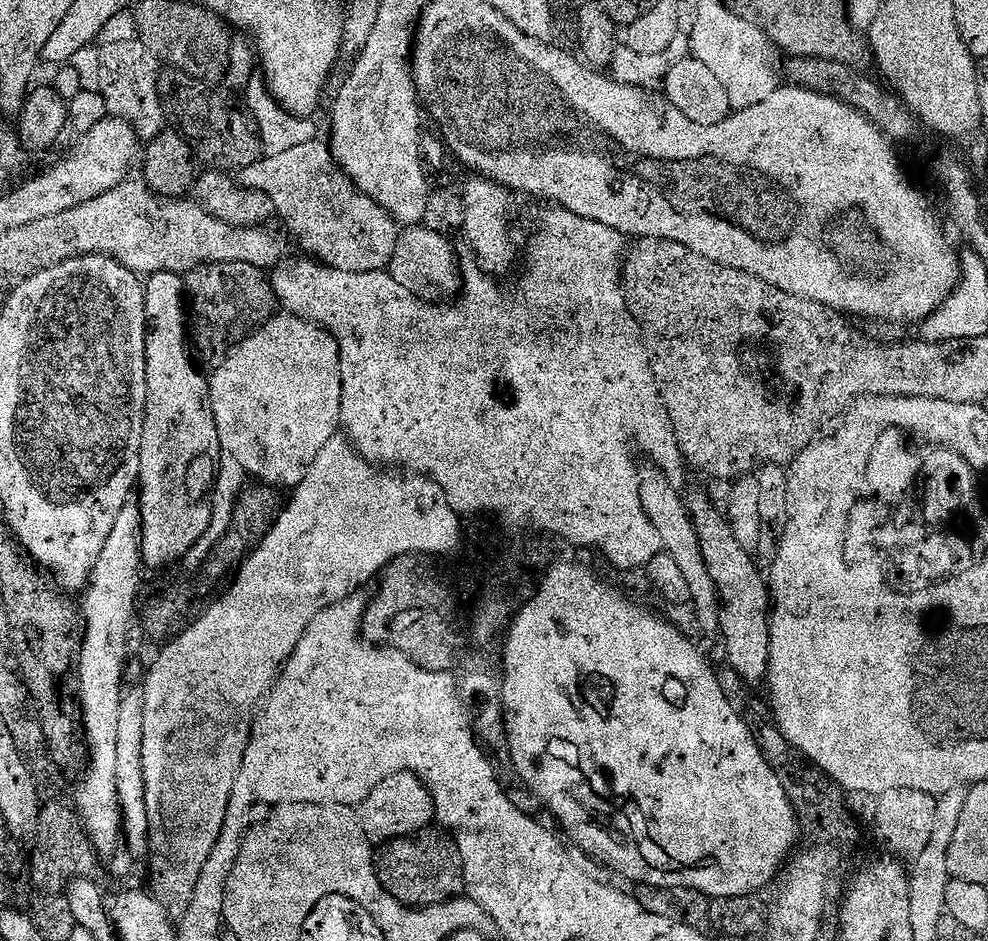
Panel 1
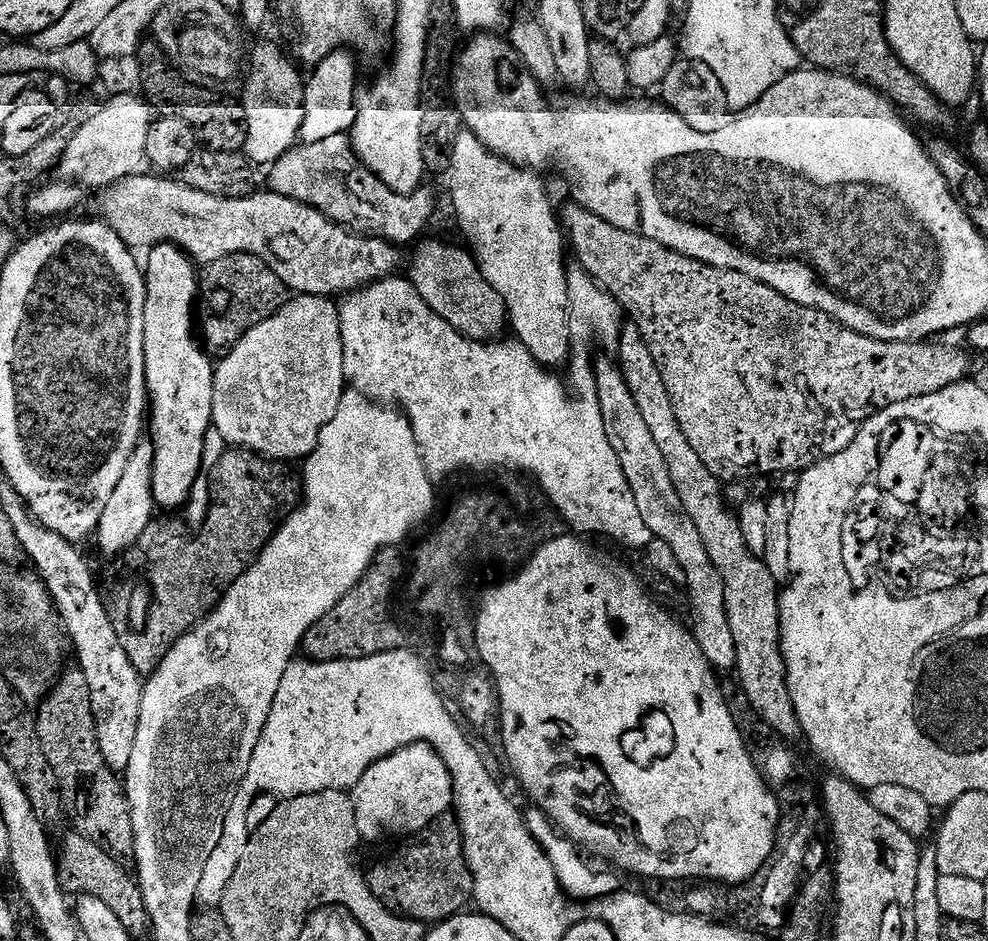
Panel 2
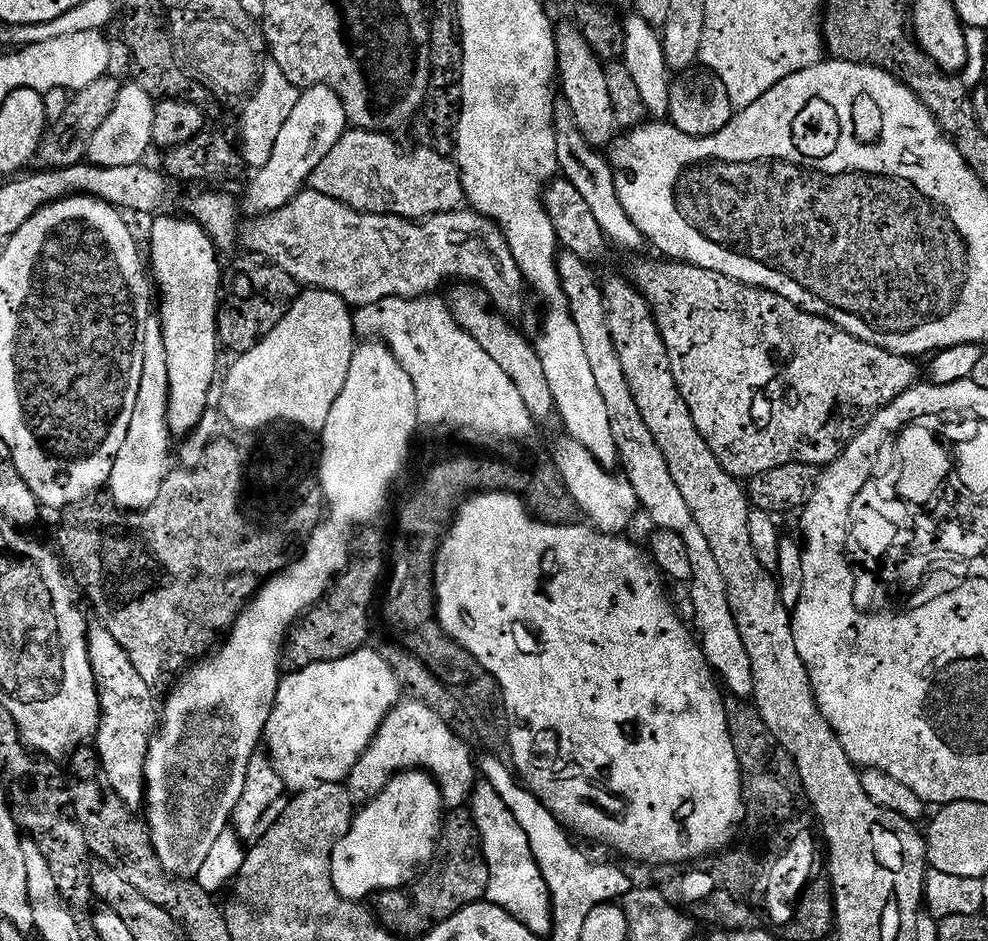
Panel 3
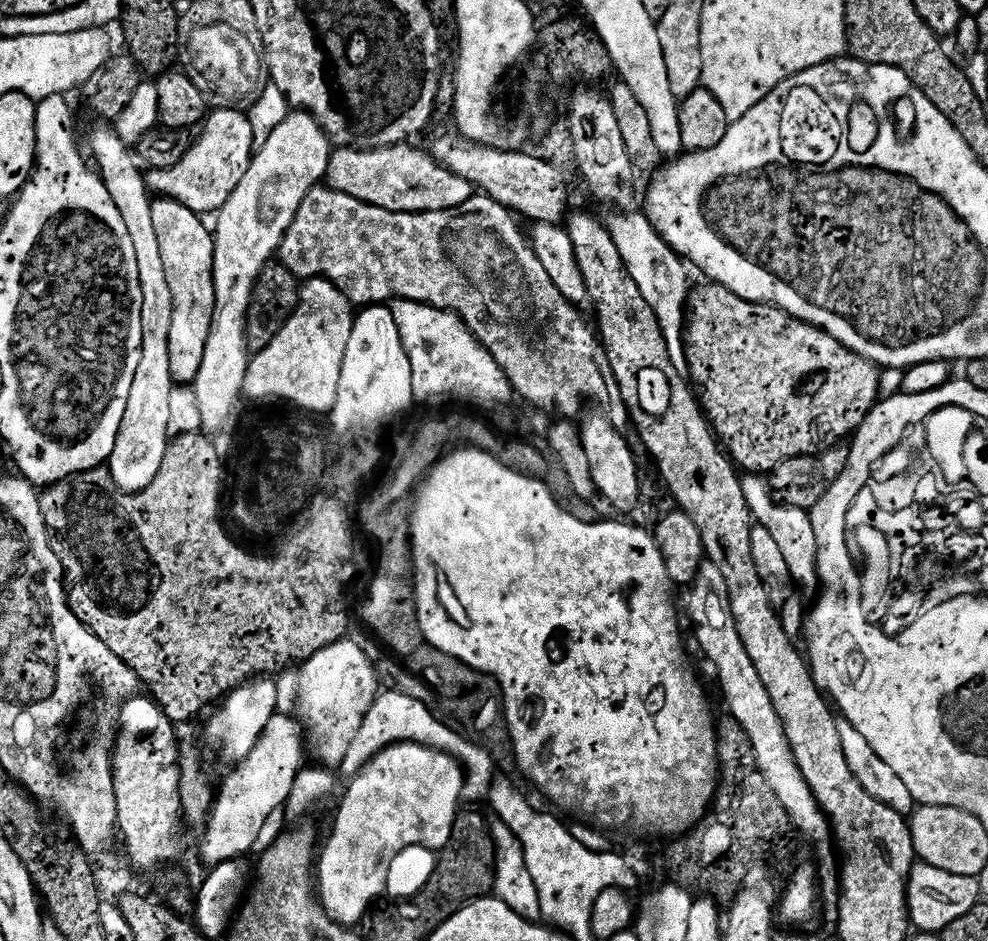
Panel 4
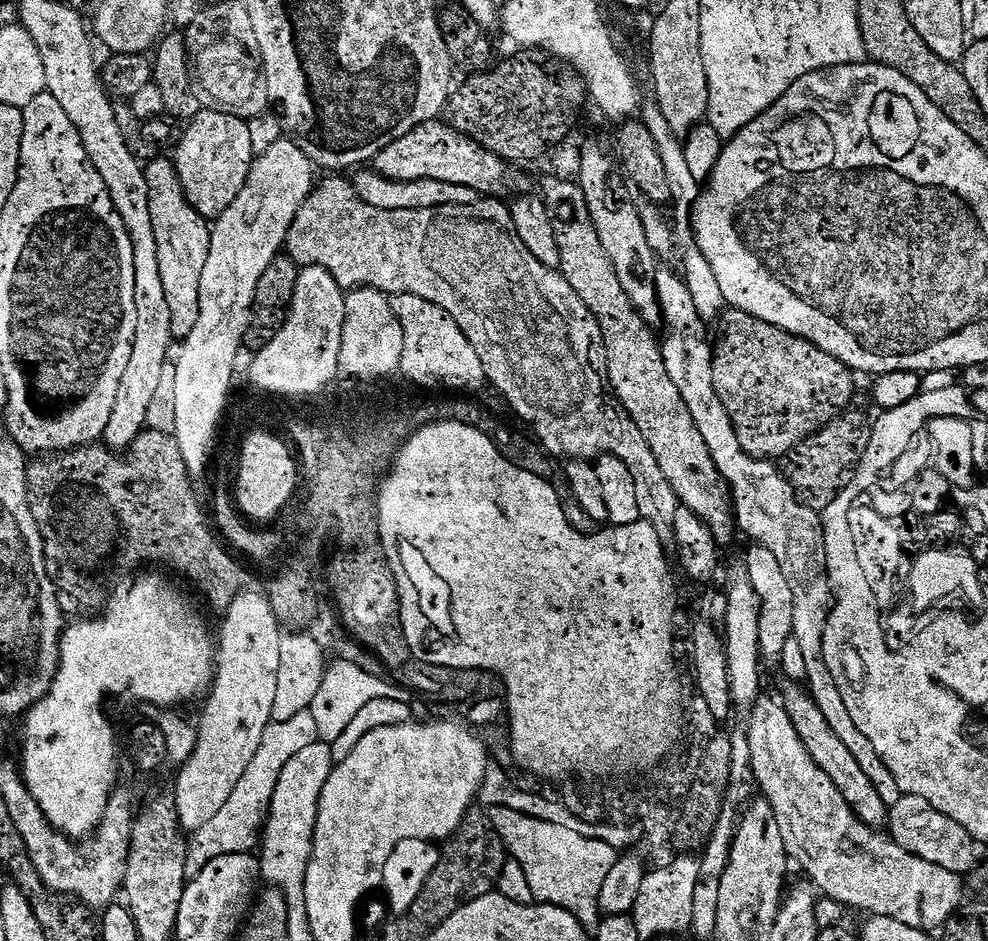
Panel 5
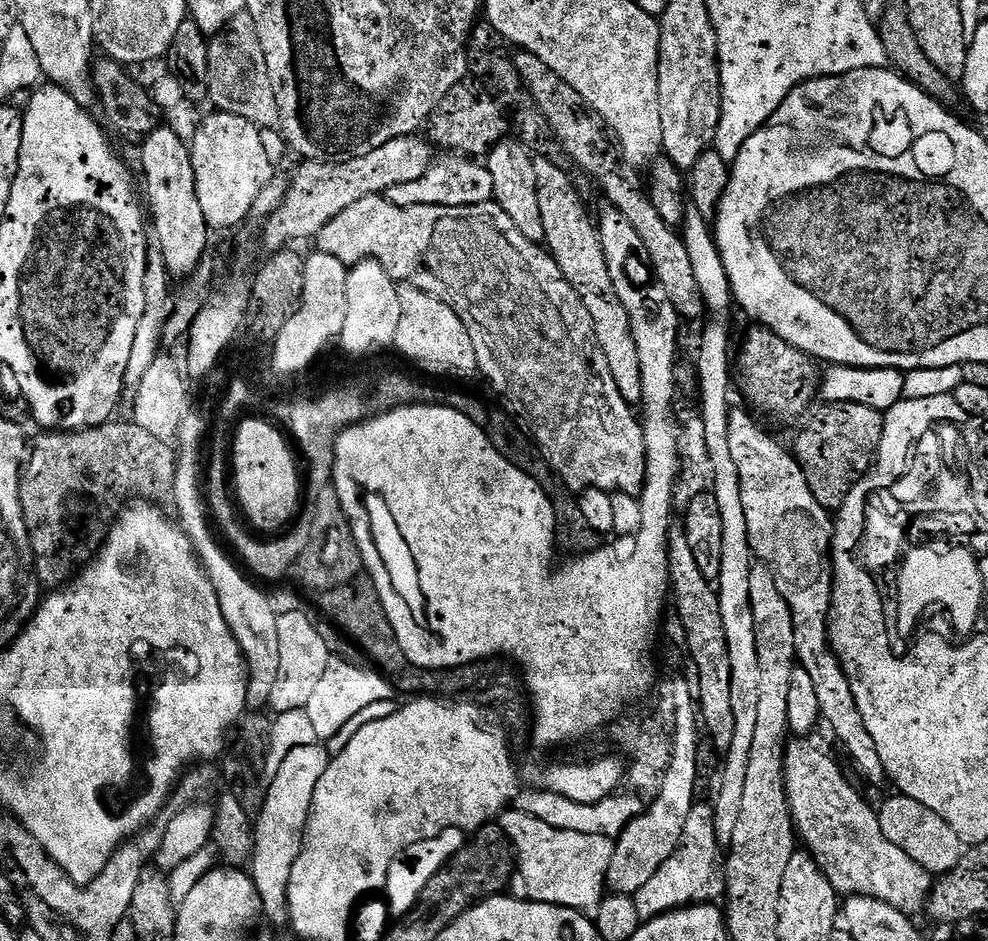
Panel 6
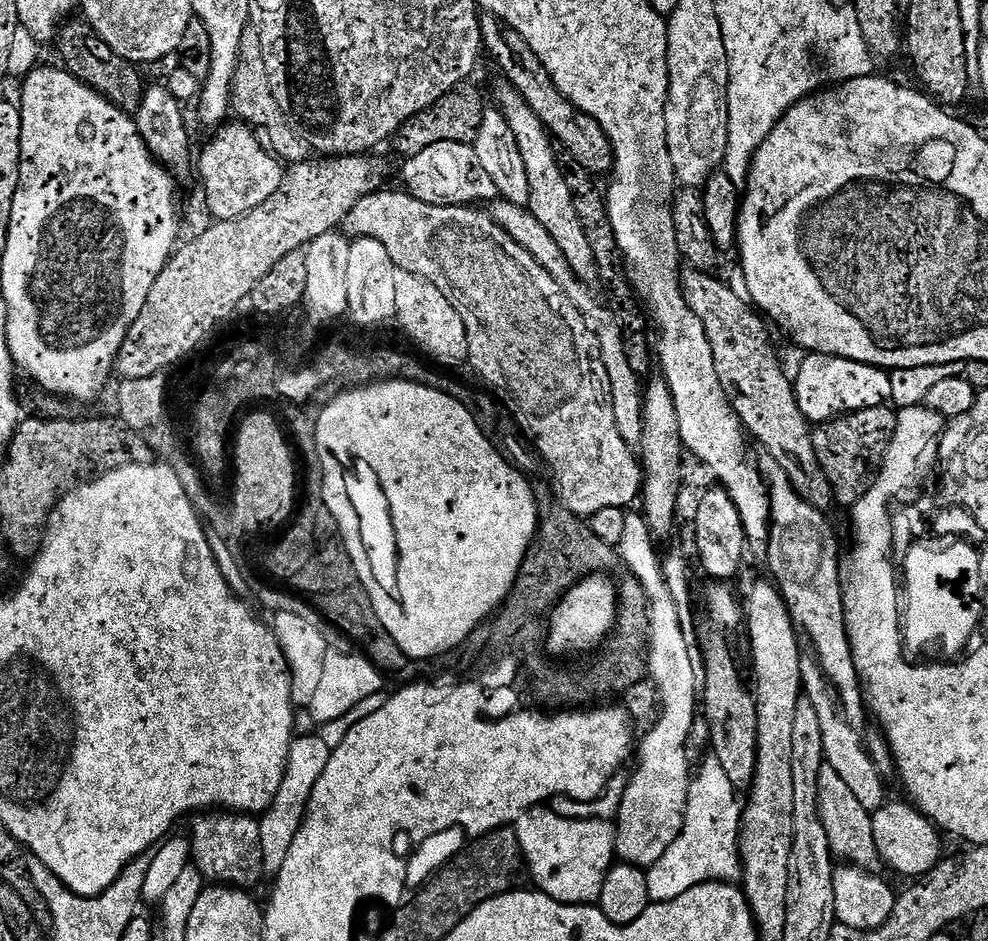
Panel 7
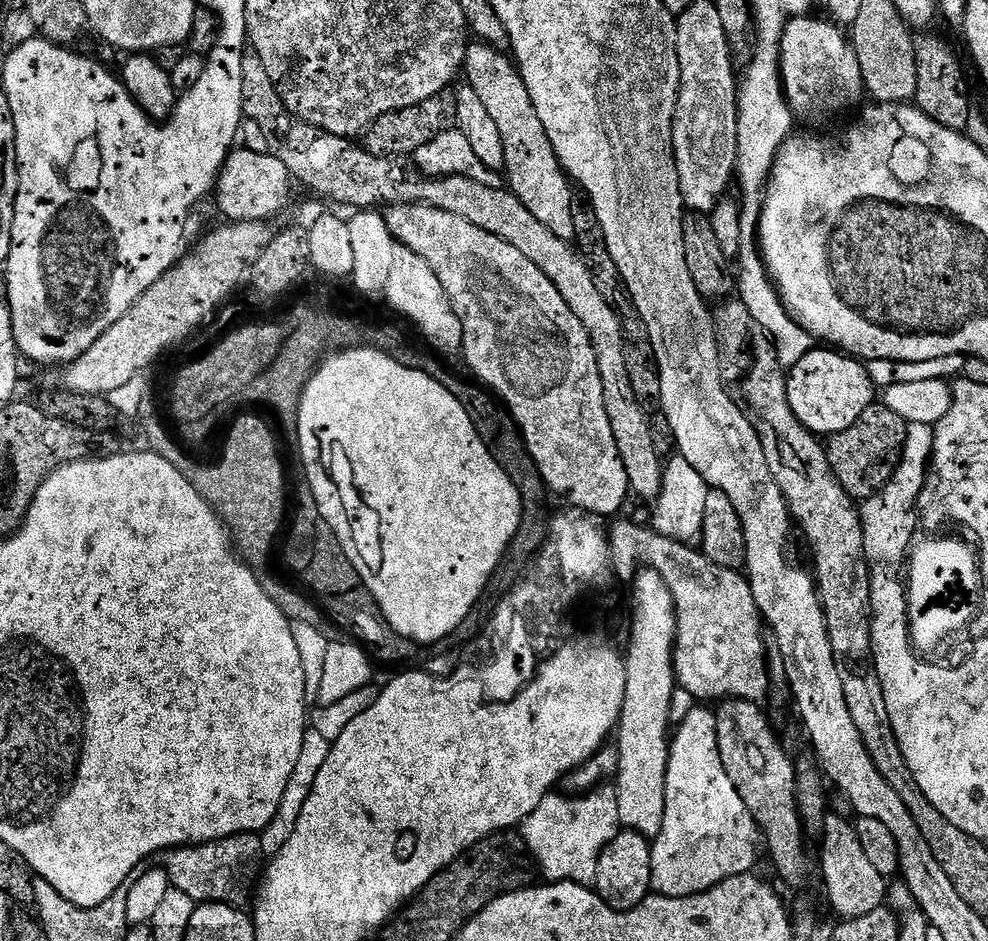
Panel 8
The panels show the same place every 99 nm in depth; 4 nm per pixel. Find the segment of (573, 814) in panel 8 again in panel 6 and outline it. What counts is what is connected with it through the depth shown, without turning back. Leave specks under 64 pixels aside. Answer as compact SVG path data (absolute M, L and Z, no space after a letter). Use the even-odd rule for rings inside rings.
M515 810L501 812L498 823L516 850L518 874L526 878L531 899L539 904L557 904L585 914L594 914L600 909L616 849L612 838L558 829L540 818Z

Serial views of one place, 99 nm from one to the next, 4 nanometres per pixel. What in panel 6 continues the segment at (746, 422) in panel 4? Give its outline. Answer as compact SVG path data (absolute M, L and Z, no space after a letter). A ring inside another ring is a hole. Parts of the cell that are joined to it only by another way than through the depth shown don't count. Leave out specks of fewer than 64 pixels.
M752 326L744 345L740 348L740 372L744 375L744 396L757 408L755 411L769 412L772 416L781 416L784 420L796 420L812 404L812 399L818 396L818 372L816 374L817 361L799 352L794 346L790 346L778 334L774 334L769 328Z

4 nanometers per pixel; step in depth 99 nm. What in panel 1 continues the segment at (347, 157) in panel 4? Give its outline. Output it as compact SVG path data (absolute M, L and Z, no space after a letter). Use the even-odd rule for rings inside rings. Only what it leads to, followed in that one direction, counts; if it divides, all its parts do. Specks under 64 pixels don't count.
M323 139L305 142L273 156L265 155L254 166L246 166L238 173L242 186L262 190L274 202L276 216L288 223L288 228L300 239L305 253L323 262L327 267L343 272L362 274L363 272L382 272L391 265L394 250L398 246L402 228L374 198L357 190L352 179L340 169L340 164L332 157L332 149Z

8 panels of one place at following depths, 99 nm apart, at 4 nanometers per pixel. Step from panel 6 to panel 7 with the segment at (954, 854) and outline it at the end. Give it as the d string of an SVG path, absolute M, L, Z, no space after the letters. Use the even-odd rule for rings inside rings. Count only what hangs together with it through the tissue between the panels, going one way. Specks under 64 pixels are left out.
M885 802L881 808L876 809L872 813L872 837L885 865L888 863L894 871L904 876L912 876L908 878L923 878L941 863L942 832L918 807L908 804Z

